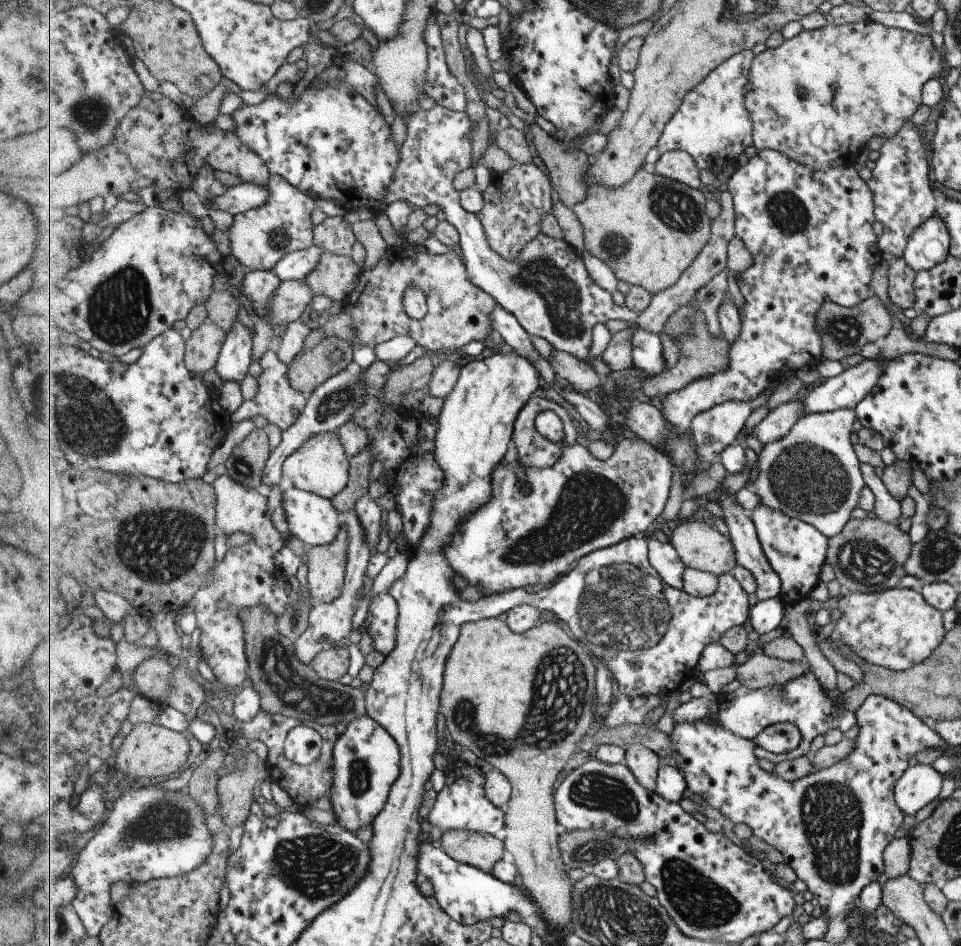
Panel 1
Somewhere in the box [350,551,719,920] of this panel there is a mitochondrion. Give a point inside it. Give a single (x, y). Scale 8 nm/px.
(620, 608)

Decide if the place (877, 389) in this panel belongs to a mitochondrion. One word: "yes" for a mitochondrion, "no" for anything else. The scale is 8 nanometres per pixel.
no

